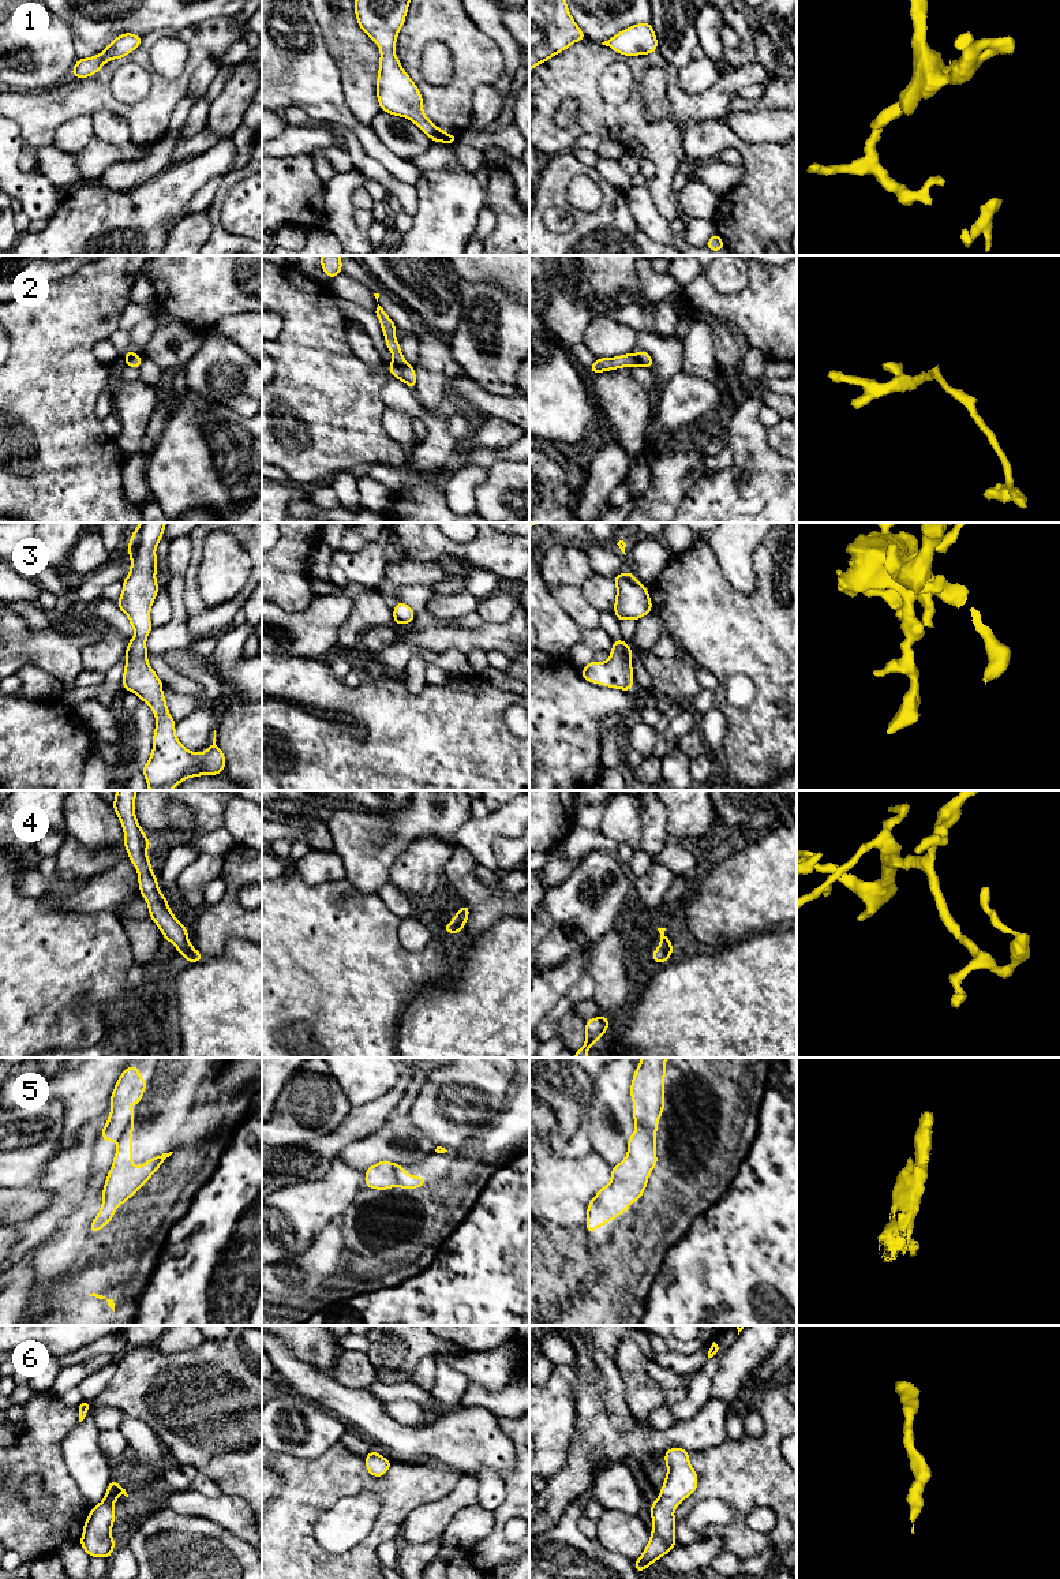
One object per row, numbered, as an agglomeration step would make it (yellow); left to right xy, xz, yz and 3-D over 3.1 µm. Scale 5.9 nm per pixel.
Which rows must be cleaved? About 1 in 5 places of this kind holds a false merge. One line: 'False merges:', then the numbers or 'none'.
False merges: 5

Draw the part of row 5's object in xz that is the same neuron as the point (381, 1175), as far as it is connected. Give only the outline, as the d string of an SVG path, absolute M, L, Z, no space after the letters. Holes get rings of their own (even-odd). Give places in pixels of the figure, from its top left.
M381 1160L366 1170L366 1187L387 1190L397 1185L394 1176L394 1163Z

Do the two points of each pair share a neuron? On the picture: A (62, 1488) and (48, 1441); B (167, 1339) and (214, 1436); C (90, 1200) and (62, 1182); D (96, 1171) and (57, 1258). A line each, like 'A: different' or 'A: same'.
A: same
B: different
C: different
D: same

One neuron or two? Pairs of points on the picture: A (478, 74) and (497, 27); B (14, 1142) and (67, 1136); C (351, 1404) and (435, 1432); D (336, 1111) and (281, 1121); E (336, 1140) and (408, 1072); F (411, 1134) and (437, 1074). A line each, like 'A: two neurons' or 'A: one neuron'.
A: two neurons
B: two neurons
C: one neuron
D: one neuron
E: one neuron
F: two neurons

